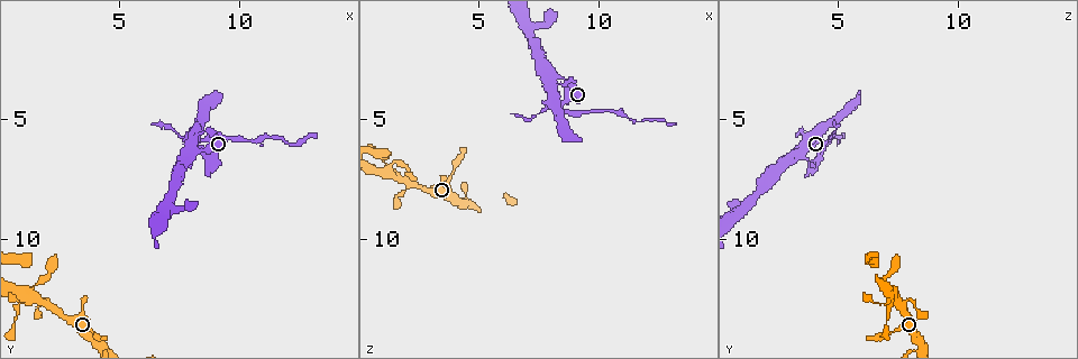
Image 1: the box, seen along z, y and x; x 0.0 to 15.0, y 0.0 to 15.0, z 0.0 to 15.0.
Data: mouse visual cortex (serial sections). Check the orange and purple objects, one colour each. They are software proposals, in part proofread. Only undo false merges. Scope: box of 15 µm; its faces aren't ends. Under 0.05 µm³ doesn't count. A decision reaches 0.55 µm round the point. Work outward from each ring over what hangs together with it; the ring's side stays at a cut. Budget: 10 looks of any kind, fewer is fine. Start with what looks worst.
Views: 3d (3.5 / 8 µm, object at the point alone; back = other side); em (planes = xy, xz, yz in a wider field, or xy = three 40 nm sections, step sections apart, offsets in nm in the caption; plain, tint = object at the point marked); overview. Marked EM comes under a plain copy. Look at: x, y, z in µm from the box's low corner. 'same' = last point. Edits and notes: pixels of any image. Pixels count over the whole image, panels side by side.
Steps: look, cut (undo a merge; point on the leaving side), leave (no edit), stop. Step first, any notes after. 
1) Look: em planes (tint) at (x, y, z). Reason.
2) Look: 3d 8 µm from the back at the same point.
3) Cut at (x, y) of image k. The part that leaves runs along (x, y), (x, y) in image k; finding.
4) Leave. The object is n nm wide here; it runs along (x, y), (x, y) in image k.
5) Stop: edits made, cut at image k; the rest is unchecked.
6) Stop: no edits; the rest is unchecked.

Look: 3d 3.5 µm at (8.3, 6.2, 3.3). Three arms meet.

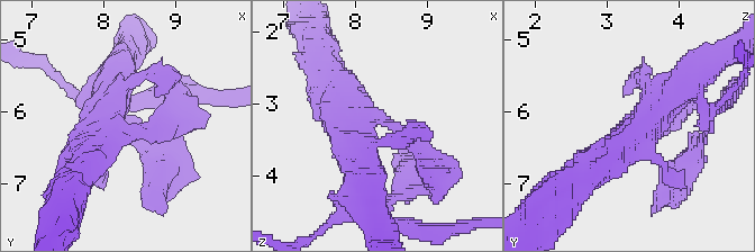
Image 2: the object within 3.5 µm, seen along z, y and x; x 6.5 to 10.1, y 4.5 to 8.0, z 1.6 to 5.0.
Look: em planes (tint) at (8.20, 6.30, 3.20). Shape alone is not enough.

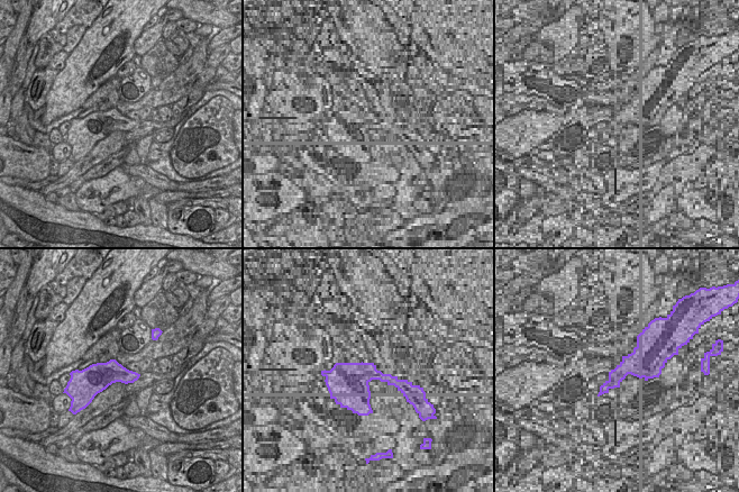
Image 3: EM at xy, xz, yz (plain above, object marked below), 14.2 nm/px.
Leave. It runs along (427, 158), (327, 77) in image 2; all the same cell.

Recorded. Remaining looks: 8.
Look: 3d 3.5 µm at (2.1, 12.7, 7.7). Sharp bend.

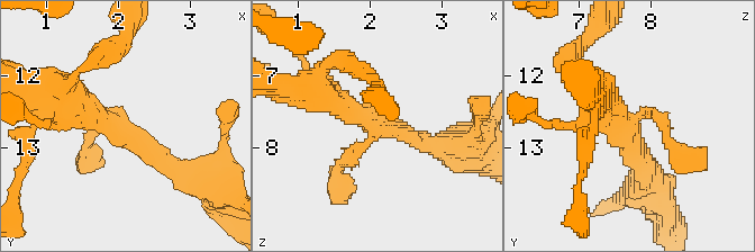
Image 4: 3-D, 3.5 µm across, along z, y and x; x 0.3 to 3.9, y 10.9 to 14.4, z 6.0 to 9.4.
Look: em xy step 3 (tint) at (2.00, 12.75, 7.70). 3 arms meet here; the arms are 150, 250, 250 nm wide.

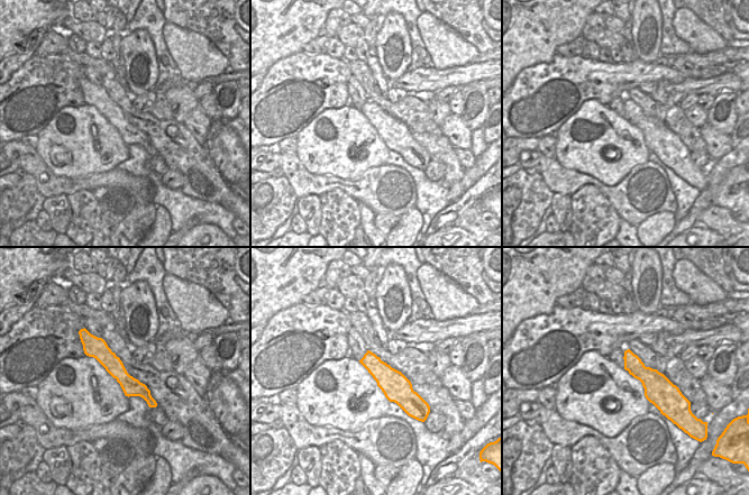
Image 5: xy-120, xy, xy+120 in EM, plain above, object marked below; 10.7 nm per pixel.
Leave. All the same cell.

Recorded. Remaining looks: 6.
Look: 3d 3.5 µm from the back at (4.1, 13.9, 7.0). Narrows sharply.

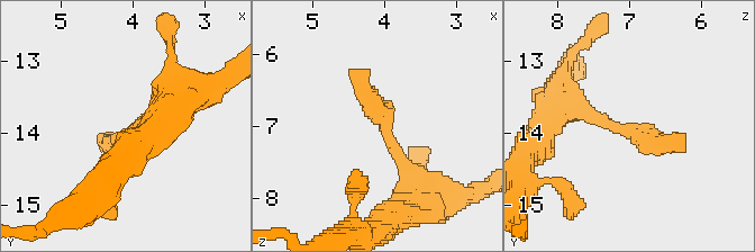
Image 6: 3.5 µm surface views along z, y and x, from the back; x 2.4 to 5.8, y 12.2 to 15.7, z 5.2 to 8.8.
Look: em xy step 5 (tint) at (4.05, 13.90, 7.05).

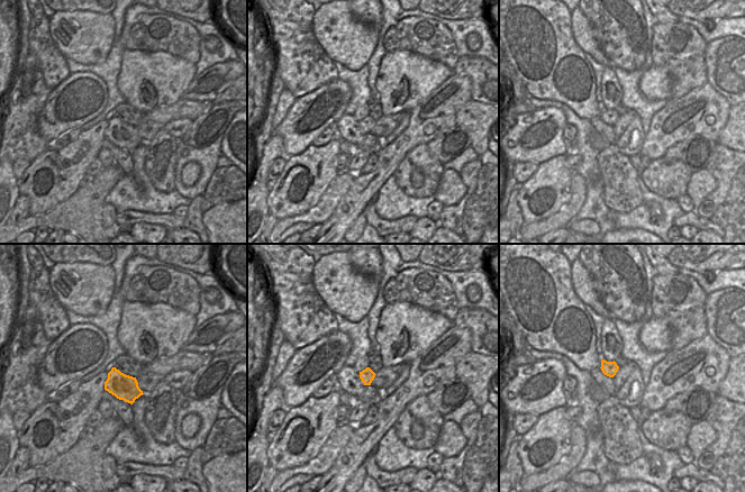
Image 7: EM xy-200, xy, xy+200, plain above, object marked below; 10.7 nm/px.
Leave. The object is 150 nm wide here; it runs along (425, 194), (353, 72) in image 6; continuous, no second cell.

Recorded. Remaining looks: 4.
Look: 3d 3.5 µm at (7.4, 8.6, 1.0).

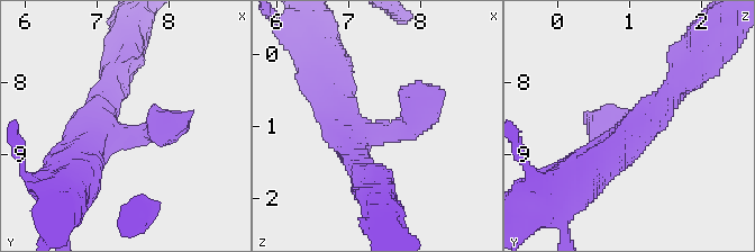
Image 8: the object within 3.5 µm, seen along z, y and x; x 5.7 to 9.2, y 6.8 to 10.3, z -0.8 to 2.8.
Look: em planes (tint) at (7.30, 8.75, 1.10). 3 arms meet here; the arms are 250, 350, 500 nm wide; now the EM.

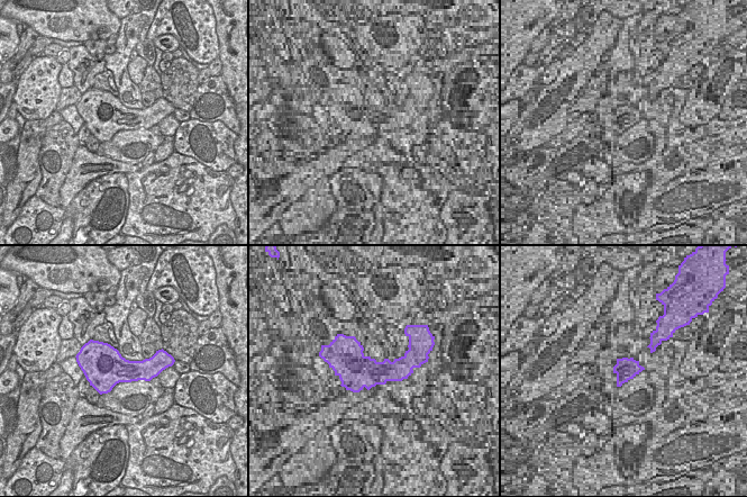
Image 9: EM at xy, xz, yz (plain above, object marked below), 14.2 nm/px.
Leave. It runs along (684, 79), (636, 134), (581, 171) in image 8; one cell here.

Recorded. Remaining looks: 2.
Stop: no edits; the rest is unchecked.

